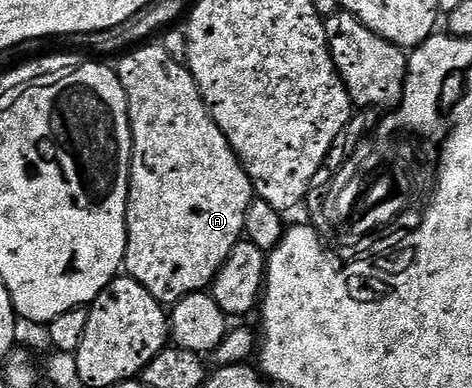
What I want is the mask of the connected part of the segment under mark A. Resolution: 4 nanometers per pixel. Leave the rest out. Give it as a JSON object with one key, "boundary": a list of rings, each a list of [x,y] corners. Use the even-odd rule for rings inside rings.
{"boundary":[[[146,43],[141,47],[131,48],[119,61],[122,62],[116,65],[116,72],[126,92],[126,102],[130,112],[130,134],[132,135],[130,190],[126,204],[126,260],[124,269],[133,281],[145,287],[148,295],[152,295],[162,302],[163,306],[172,307],[180,299],[184,299],[193,293],[209,290],[213,286],[214,276],[220,271],[220,267],[228,259],[228,255],[232,255],[232,247],[236,247],[236,243],[243,240],[246,232],[248,207],[255,201],[256,194],[250,176],[244,171],[244,167],[238,161],[238,156],[232,151],[224,131],[220,131],[220,127],[216,127],[212,115],[207,111],[204,99],[198,90],[198,84],[194,81],[194,77],[190,74],[186,65],[176,63],[172,56],[168,55],[162,49],[161,44],[158,43]]]}

